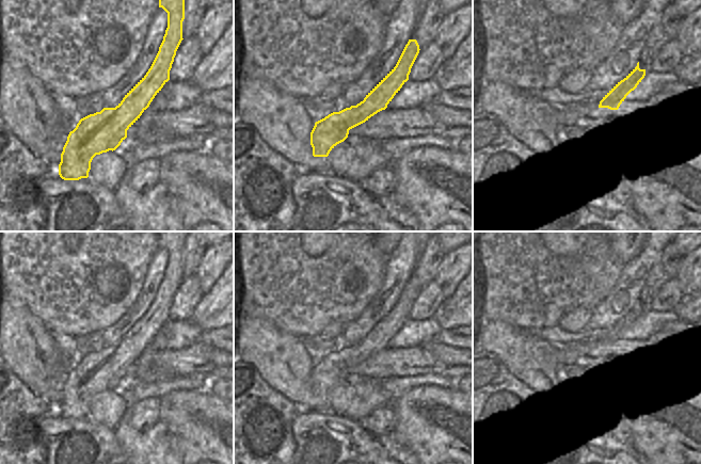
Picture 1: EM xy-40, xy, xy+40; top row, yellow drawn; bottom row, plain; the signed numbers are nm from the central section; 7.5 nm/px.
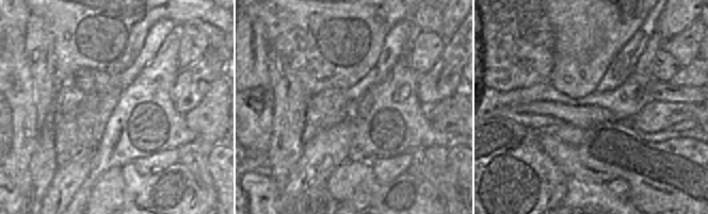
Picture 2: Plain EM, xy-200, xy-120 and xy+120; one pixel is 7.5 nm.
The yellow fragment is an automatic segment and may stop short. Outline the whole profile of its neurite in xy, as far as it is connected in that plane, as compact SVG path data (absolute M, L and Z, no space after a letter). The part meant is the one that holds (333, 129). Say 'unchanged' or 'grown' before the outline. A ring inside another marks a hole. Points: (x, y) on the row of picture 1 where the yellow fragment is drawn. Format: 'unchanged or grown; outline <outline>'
unchanged; outline M409 39L396 66L366 95L363 101L339 112L333 112L316 122L310 132L313 156L328 157L337 144L348 138L350 129L385 110L409 80L411 68L419 50L417 41Z

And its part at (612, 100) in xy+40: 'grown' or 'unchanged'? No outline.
unchanged

